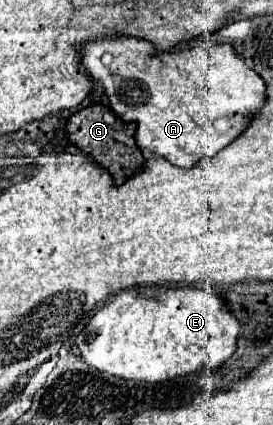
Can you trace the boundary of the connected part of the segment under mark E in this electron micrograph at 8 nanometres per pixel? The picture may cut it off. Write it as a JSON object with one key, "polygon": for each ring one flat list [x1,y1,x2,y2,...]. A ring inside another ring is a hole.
{"polygon":[[208,283,201,288,137,287,120,291,88,321,82,333,78,333,76,345,82,353,82,359,90,367,96,367,98,371,110,373,120,379,160,383,194,371,216,369,236,351,240,333,238,319,230,311,226,311,225,308,228,306,216,297,216,294,217,292],[152,311,158,317,150,319]]}

